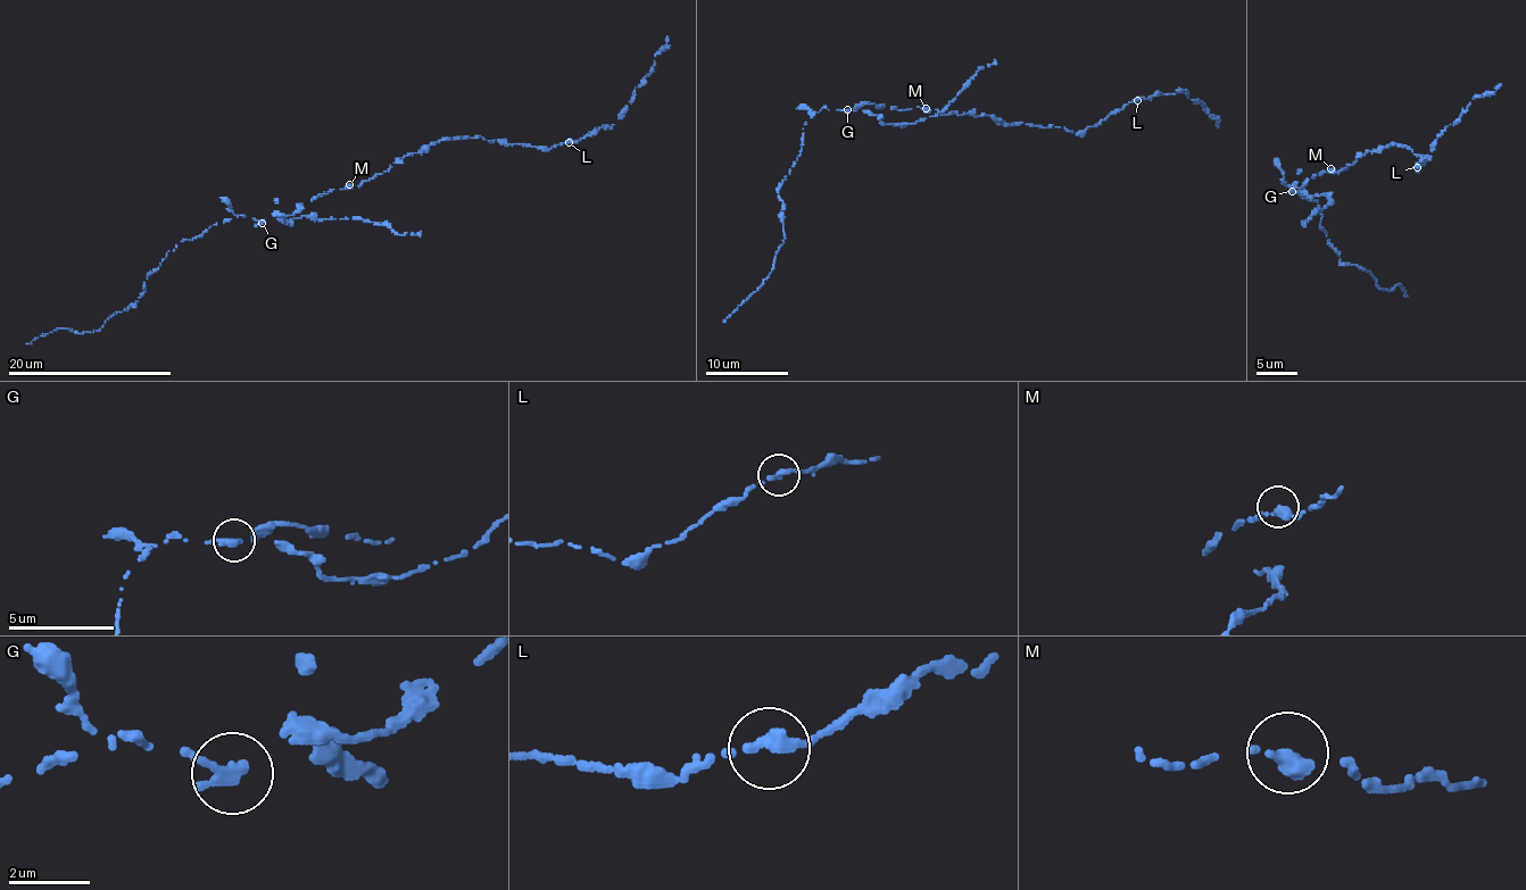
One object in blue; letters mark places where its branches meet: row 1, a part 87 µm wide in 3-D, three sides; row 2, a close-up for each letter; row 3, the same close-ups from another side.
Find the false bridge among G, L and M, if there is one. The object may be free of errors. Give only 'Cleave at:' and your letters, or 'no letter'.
Cleave at: G

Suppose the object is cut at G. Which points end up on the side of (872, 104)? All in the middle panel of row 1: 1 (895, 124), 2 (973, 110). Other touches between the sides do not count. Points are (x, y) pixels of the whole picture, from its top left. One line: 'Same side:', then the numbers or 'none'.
Same side: 2

